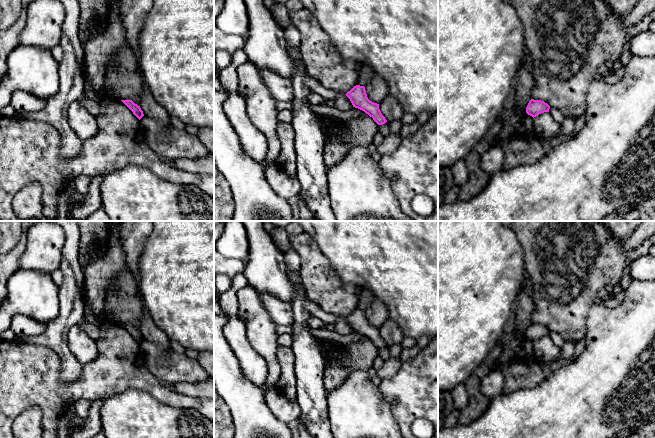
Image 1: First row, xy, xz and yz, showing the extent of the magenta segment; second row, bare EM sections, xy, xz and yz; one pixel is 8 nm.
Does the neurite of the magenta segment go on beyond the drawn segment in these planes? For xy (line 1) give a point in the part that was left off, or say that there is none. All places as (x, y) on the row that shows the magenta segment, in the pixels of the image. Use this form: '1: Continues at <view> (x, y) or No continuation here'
1: No continuation here

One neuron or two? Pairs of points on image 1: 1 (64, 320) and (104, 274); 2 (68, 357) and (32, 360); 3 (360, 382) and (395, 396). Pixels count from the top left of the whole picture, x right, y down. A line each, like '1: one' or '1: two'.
1: two
2: two
3: two

